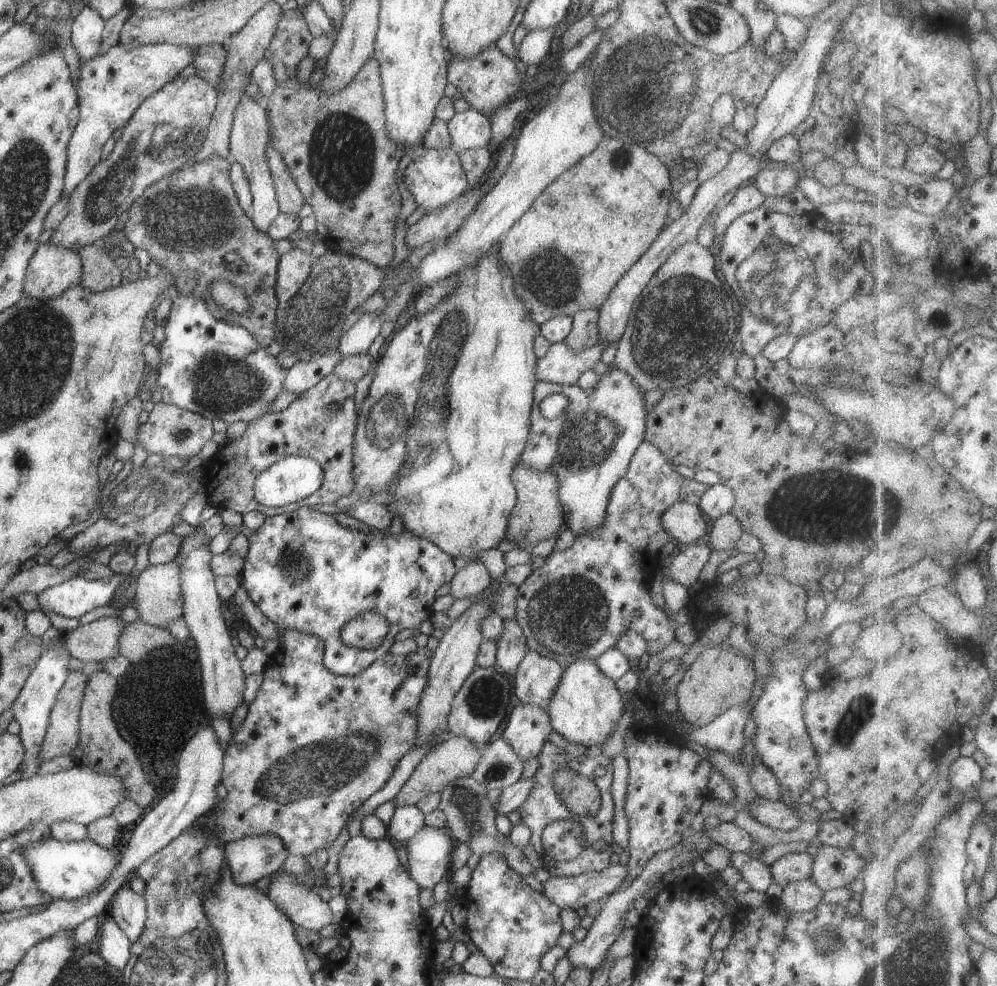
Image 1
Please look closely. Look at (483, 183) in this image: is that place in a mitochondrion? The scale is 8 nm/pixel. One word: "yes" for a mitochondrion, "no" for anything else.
no

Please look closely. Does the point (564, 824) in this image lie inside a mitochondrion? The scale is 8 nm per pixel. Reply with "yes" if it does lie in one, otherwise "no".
yes

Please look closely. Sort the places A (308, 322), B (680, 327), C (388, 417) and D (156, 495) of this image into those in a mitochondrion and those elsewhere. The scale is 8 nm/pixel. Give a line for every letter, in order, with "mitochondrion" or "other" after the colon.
A: mitochondrion
B: mitochondrion
C: mitochondrion
D: mitochondrion

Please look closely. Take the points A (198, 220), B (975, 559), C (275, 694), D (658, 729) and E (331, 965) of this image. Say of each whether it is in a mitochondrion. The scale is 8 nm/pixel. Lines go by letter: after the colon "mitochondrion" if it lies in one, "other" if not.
A: mitochondrion
B: other
C: other
D: other
E: other

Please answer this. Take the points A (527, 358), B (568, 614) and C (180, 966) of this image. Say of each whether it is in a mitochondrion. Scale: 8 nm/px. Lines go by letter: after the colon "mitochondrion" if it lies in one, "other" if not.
A: other
B: mitochondrion
C: mitochondrion

